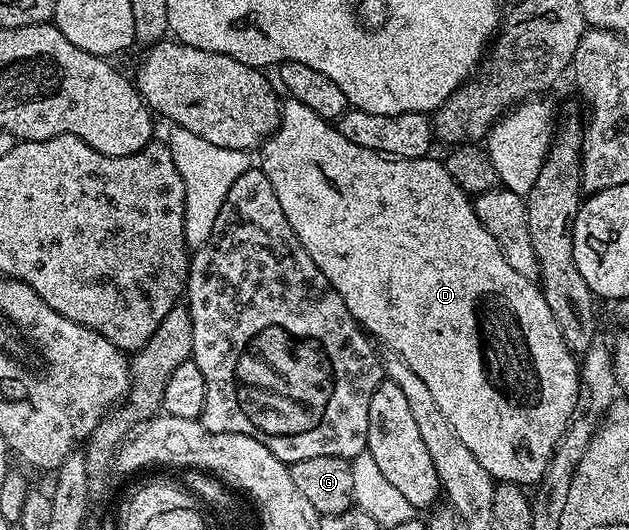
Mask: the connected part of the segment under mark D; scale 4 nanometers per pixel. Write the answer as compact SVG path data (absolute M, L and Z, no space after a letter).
M292 98L282 103L277 131L272 132L261 145L259 155L260 170L267 174L267 182L271 182L271 187L275 189L275 198L279 198L283 214L287 214L287 222L291 222L291 230L295 230L299 242L303 242L307 254L311 254L315 266L323 270L327 282L331 282L339 298L343 298L353 319L374 341L382 340L392 355L407 362L407 366L411 366L411 370L415 370L415 374L427 382L431 398L435 398L439 410L443 410L443 418L451 422L451 430L459 434L459 442L463 442L463 446L467 446L467 450L479 458L479 466L483 466L483 470L487 470L494 481L522 486L536 485L551 462L559 438L577 413L582 389L579 360L561 336L559 322L555 322L555 314L551 314L551 306L547 306L540 287L534 281L523 278L523 274L517 273L507 263L507 258L503 258L499 242L495 242L495 238L487 234L487 226L479 222L470 194L456 184L446 165L440 159L433 160L429 156L420 156L417 160L399 160L363 146L355 146L351 138L343 138L340 127Z

